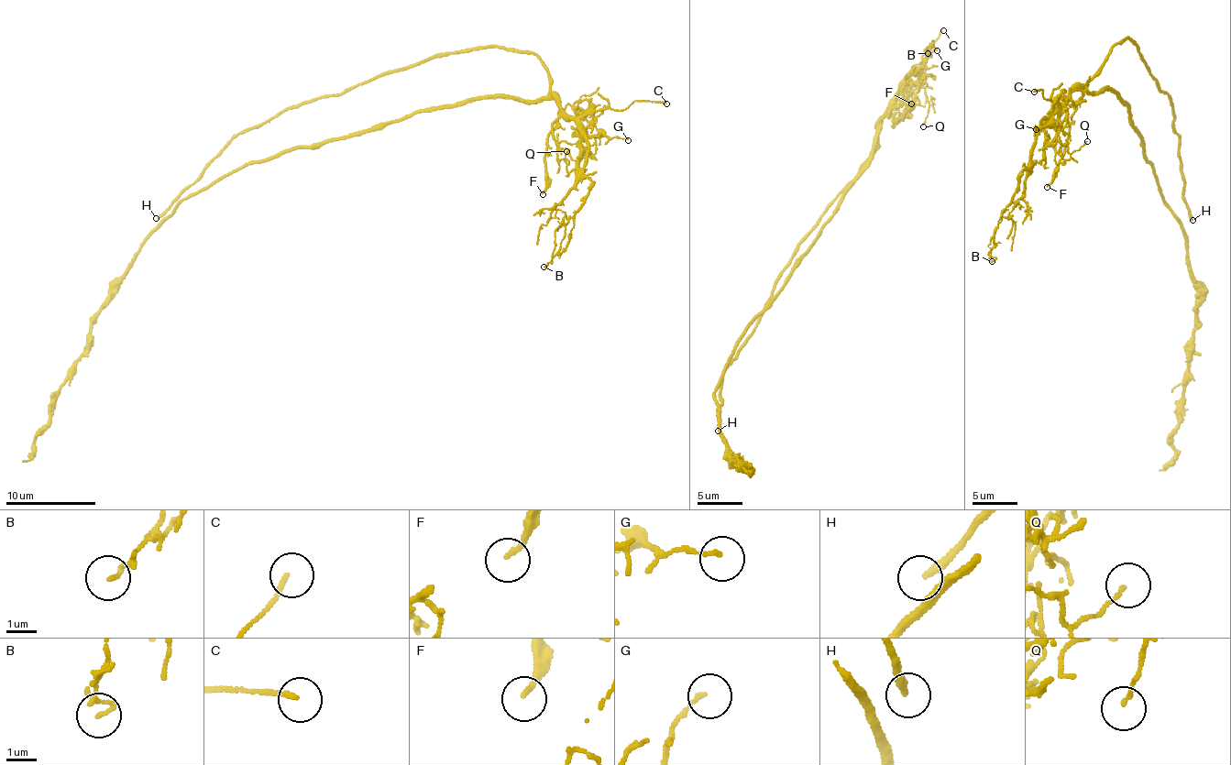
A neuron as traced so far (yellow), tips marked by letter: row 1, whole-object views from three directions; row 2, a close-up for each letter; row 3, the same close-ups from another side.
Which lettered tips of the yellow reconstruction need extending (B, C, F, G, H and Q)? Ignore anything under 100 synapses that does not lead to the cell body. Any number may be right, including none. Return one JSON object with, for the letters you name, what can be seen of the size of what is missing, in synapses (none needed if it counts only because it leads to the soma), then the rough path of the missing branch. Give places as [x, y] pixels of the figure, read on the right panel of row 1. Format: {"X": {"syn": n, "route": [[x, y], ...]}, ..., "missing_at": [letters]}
{"H": {"route": [[1192, 220], [1196, 262], [1201, 274], [1204, 249], [1196, 207], [1203, 188], [1203, 172]]}, "missing_at": ["H"]}

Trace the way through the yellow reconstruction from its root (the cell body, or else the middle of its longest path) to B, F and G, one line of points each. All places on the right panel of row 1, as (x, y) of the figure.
B: (1122, 103), (1110, 91), (1071, 90), (1055, 107), (1036, 136), (1032, 158), (1000, 217), (992, 261)
F: (1122, 103), (1110, 91), (1100, 89), (1098, 93), (1074, 90), (1064, 105), (1069, 128), (1064, 156), (1047, 187)
G: (1122, 103), (1110, 91), (1100, 89), (1098, 93), (1074, 90), (1062, 103), (1059, 125), (1036, 129)

